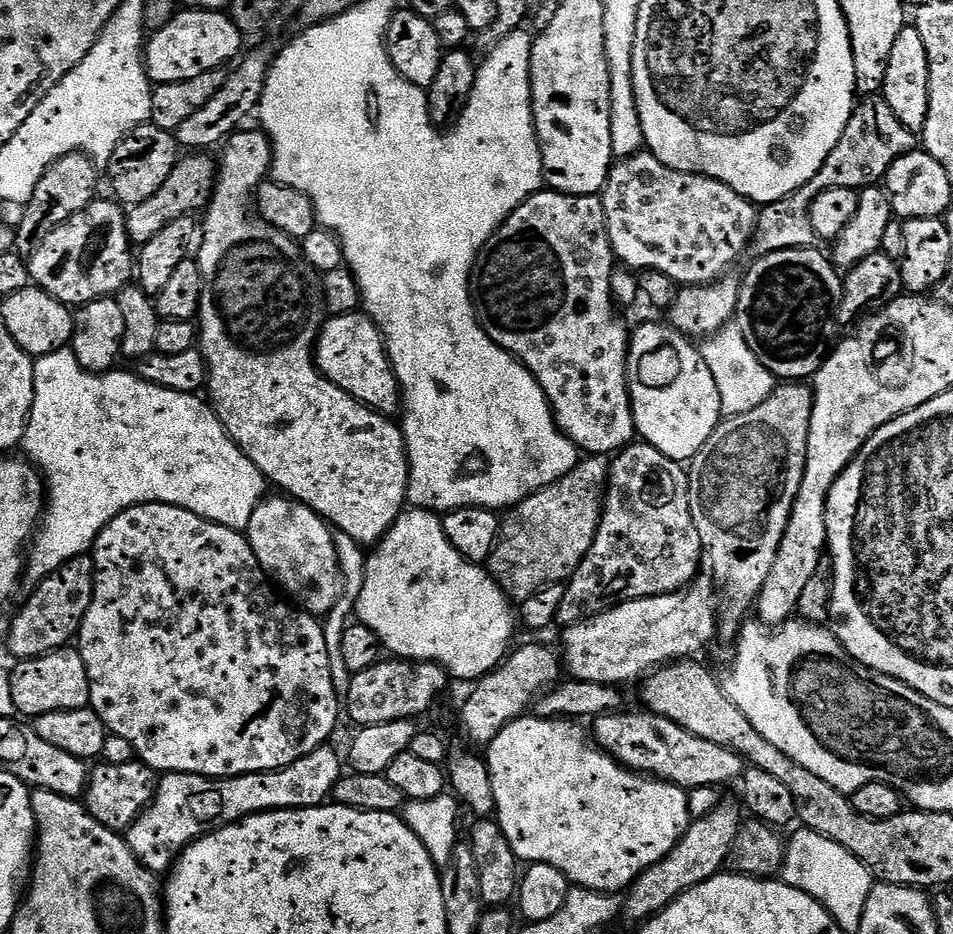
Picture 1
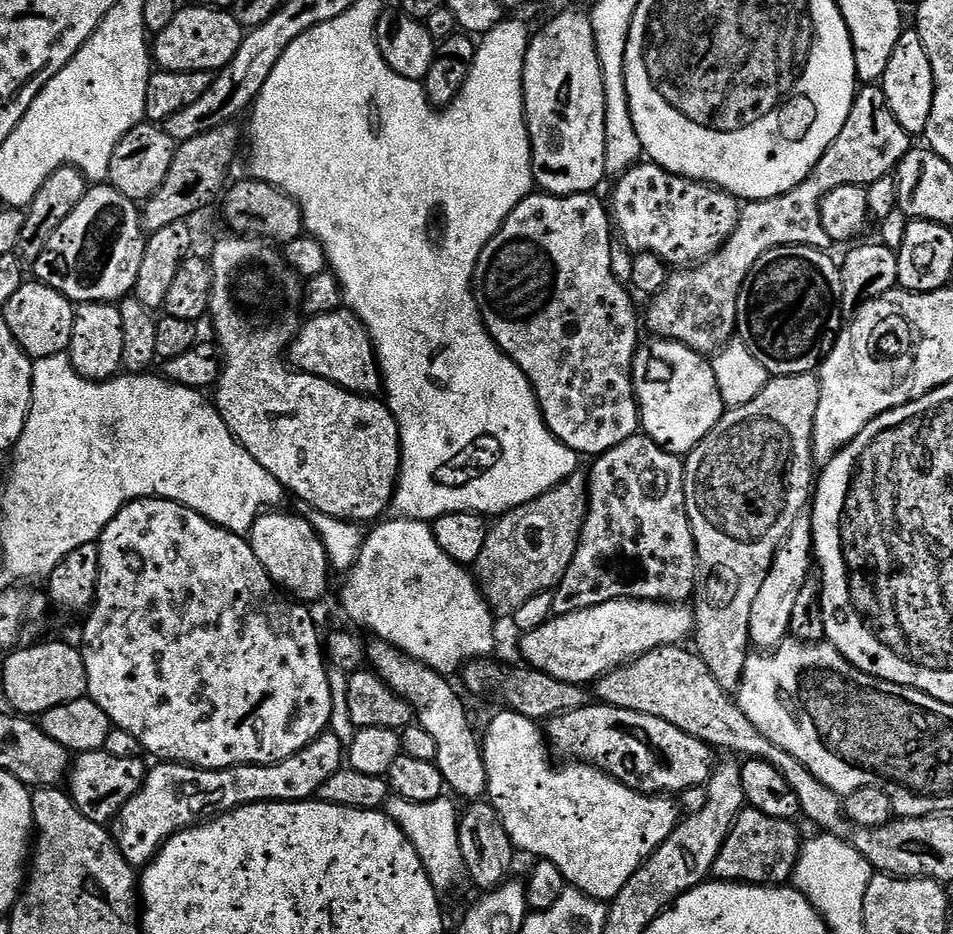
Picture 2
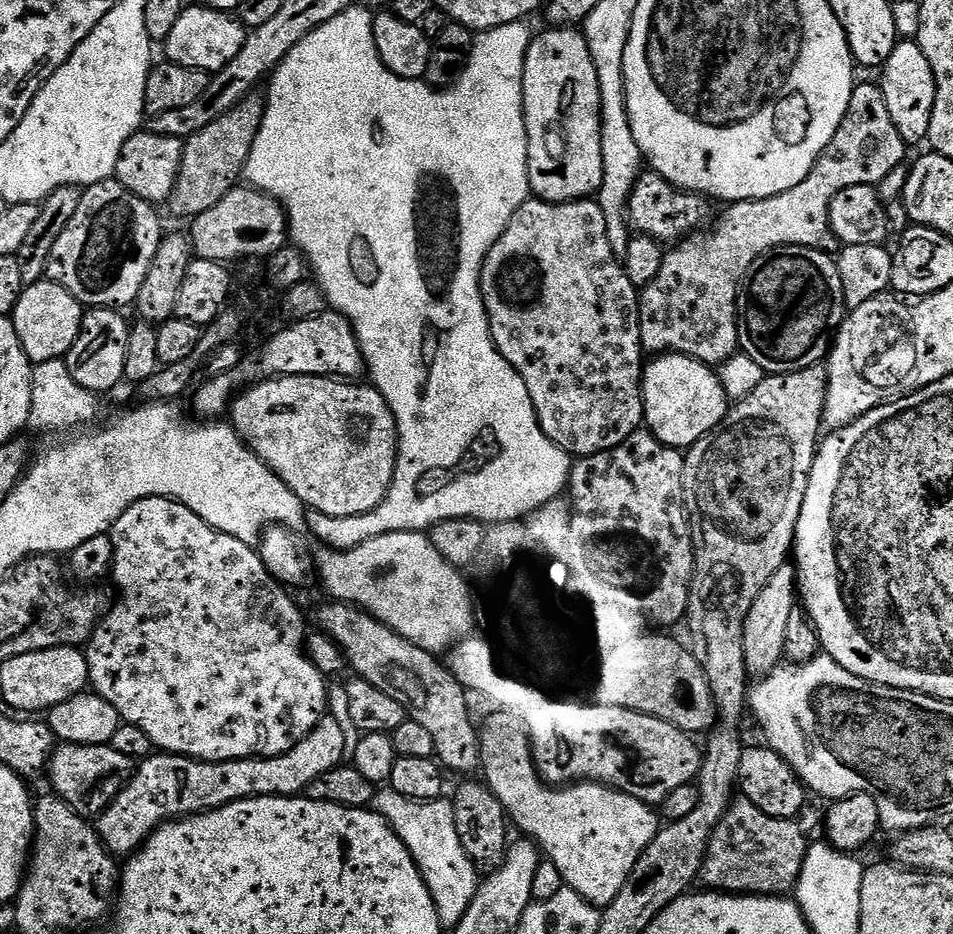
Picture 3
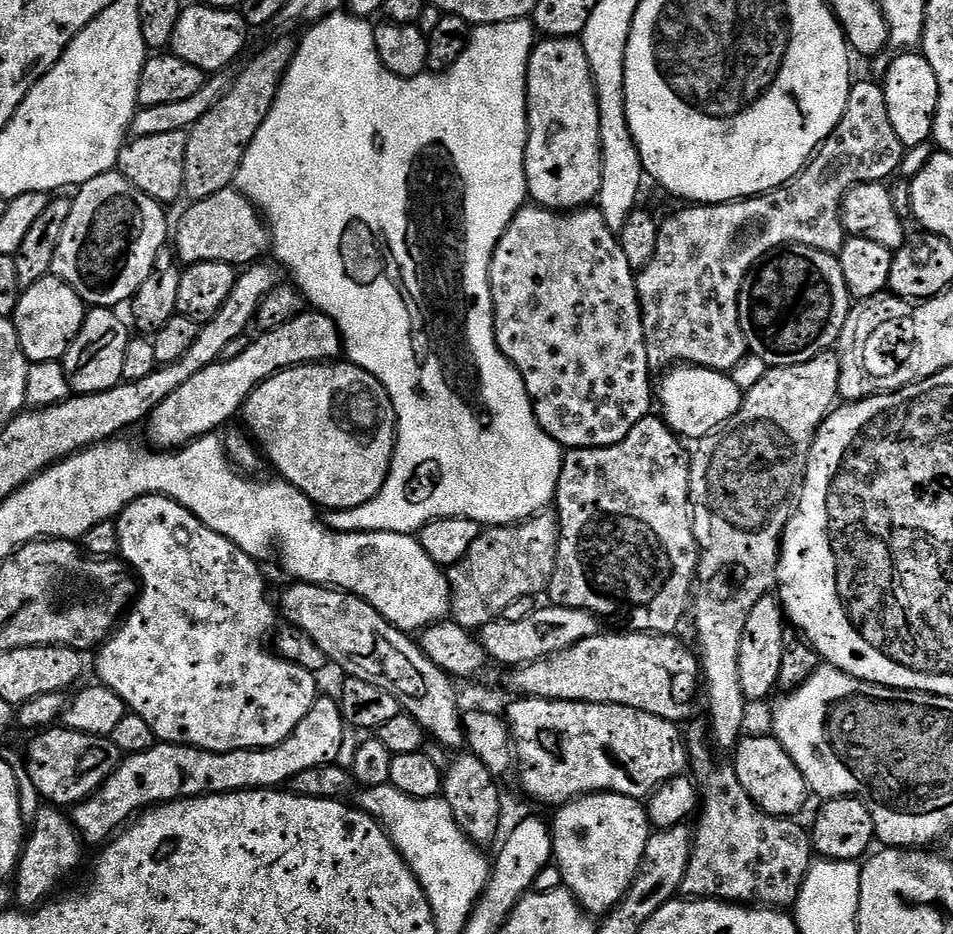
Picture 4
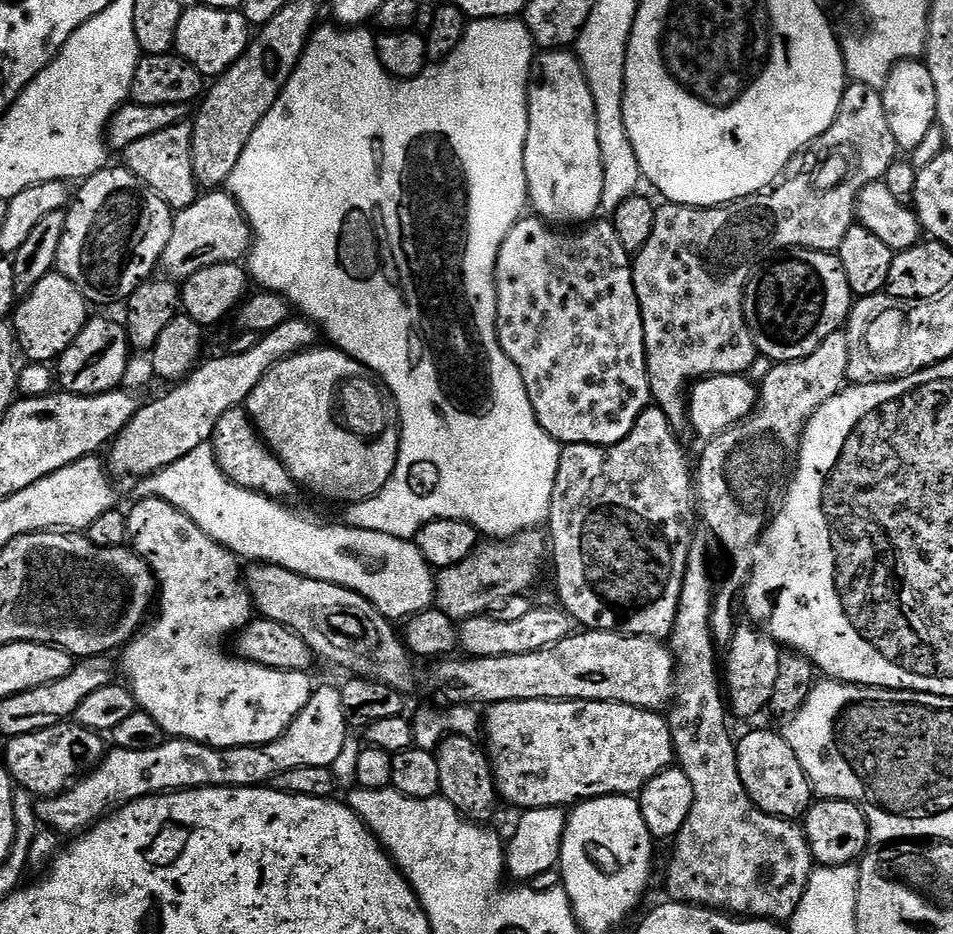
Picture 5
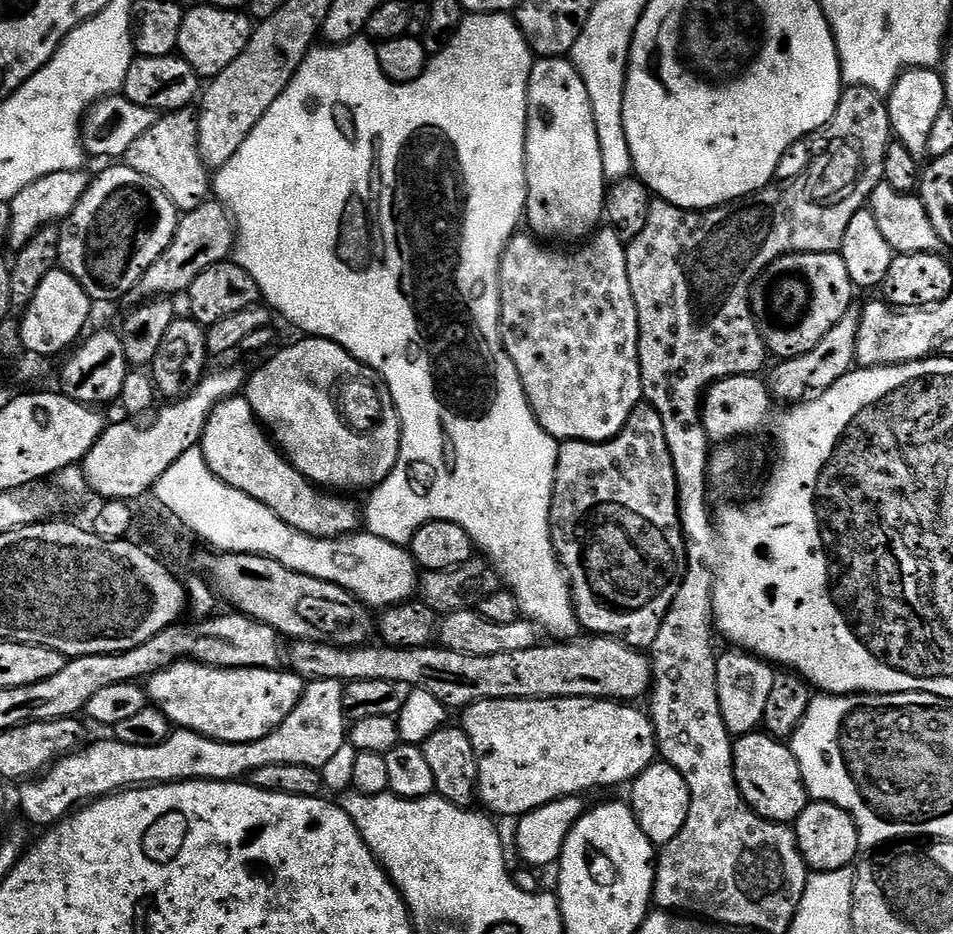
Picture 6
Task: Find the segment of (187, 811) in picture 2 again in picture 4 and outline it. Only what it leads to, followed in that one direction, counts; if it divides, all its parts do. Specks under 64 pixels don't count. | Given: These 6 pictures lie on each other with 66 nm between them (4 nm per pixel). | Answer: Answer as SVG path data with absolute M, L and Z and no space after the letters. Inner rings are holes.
M321 695L306 718L298 722L294 734L290 734L290 738L273 748L207 752L185 744L158 742L148 752L124 756L107 782L89 800L71 809L72 827L79 832L85 845L103 846L133 817L149 808L194 796L221 796L227 792L279 789L304 770L335 764L341 753L344 724L339 703L333 697L331 700L330 697Z

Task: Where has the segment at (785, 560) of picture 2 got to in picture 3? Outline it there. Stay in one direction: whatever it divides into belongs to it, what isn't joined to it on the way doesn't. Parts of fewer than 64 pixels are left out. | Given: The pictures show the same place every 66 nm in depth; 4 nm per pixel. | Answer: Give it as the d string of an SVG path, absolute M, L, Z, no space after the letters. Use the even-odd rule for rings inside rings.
M785 562L778 570L774 570L774 578L766 582L762 594L754 598L754 606L750 606L750 614L746 614L746 626L742 638L742 650L746 654L746 666L753 677L763 678L780 667L785 659L786 621L790 618L790 610L798 606L798 581L795 563Z

